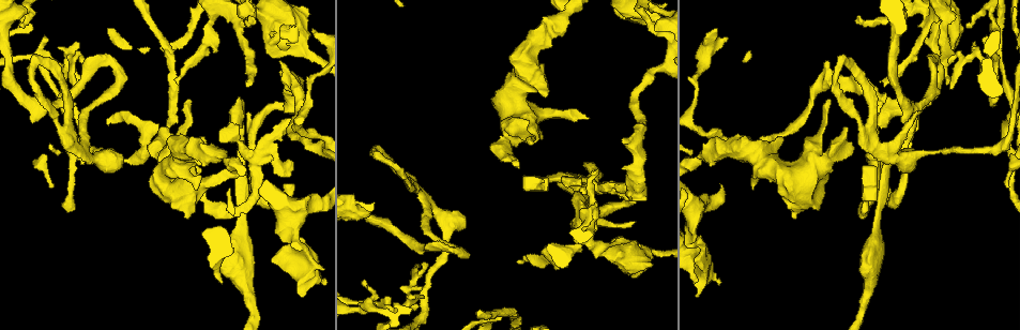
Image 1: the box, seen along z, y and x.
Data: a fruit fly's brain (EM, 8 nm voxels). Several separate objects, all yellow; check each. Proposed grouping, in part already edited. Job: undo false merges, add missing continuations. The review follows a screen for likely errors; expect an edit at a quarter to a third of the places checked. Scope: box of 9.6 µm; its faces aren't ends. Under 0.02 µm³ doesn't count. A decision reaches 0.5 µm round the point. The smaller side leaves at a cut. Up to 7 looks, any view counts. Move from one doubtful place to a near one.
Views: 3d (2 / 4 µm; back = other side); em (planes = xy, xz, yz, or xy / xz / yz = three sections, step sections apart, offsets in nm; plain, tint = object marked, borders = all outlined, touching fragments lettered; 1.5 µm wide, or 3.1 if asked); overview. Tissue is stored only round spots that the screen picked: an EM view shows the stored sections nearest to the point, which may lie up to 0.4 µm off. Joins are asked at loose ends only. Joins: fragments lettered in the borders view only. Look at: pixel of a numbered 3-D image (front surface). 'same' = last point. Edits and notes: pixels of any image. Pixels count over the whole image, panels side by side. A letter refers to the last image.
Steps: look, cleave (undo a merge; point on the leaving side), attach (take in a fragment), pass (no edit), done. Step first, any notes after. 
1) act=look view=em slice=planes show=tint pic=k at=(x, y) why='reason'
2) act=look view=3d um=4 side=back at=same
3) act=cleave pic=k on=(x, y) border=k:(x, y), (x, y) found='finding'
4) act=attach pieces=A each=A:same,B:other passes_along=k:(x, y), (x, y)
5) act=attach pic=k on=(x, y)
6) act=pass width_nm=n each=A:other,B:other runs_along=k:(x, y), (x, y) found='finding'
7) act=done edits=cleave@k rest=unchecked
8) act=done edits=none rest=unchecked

act=look view=3d um=4 pic=1 at=(698, 76) why='calibre changes'

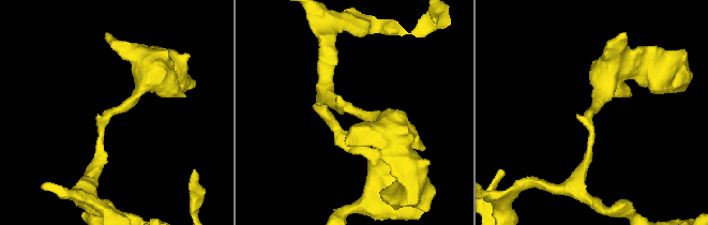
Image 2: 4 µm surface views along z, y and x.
act=look view=em slice=yz step=4 show=tint pic=2 at=(595, 107)

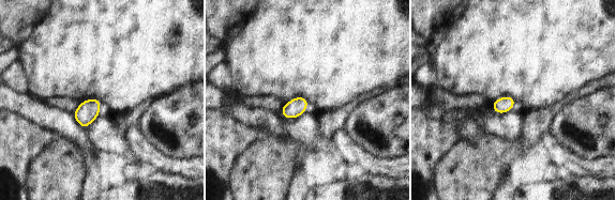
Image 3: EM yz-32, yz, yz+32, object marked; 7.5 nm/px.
act=look view=em slice=planes show=borders at=same

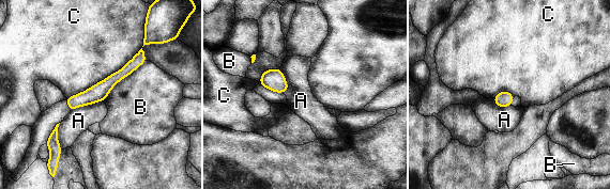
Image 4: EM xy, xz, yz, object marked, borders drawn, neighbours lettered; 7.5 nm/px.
act=pass width_nm=120 each=A:other,B:other,C:other border=4:(145, 32), (119, 69), (65, 97) found='continuous, no second neuron'

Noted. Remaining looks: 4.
act=look view=3d um=2 pic=1 at=(702, 248)

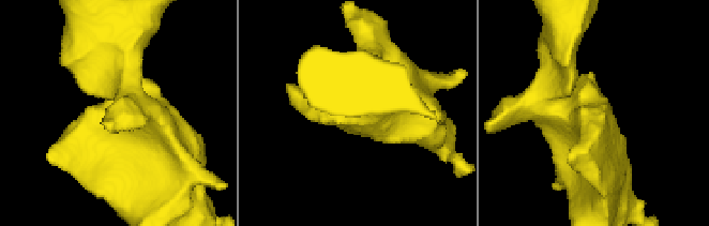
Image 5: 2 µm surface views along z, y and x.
act=look view=em um=3.1 slice=planes show=borders pic=5 at=(587, 117)

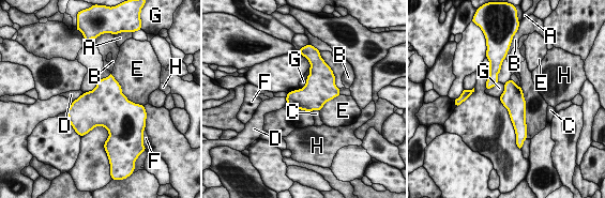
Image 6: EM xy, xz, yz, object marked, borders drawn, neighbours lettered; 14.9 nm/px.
act=pass width_nm=340 each=A:other,B:other,C:other,D:other,E:other,F:other,G:other,H:other border=6:(309, 70), (306, 82), (300, 89) found='all the same neuron'

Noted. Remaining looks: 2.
act=look view=em slice=xz step=4 show=borders pic=1 at=(587, 117)

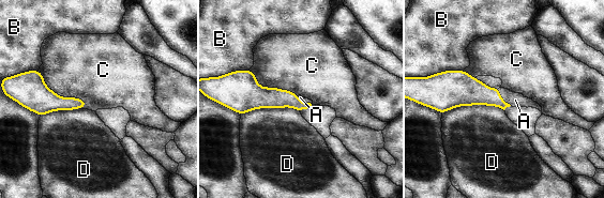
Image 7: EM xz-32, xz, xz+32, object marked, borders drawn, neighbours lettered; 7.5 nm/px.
act=look view=em slice=planes show=borders at=same why='another direction'

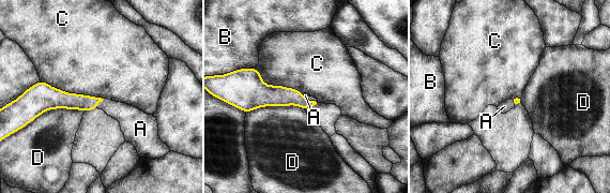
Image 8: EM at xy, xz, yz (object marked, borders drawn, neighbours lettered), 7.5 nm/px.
act=attach pieces=A each=A:same,B:other,C:other,D:other found='it goes on there'

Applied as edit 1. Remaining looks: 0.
act=done edits=attach@8 rest=unchecked

